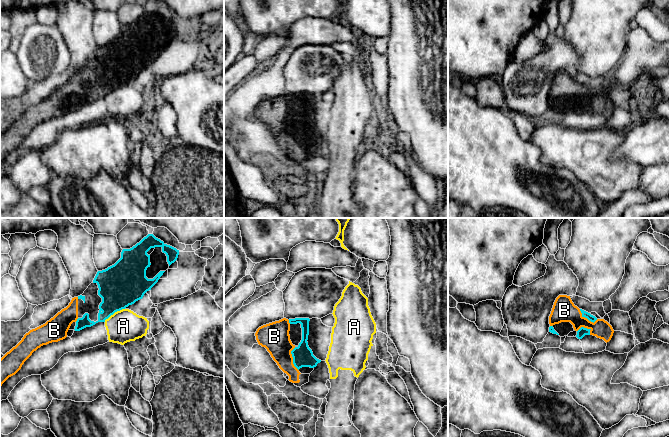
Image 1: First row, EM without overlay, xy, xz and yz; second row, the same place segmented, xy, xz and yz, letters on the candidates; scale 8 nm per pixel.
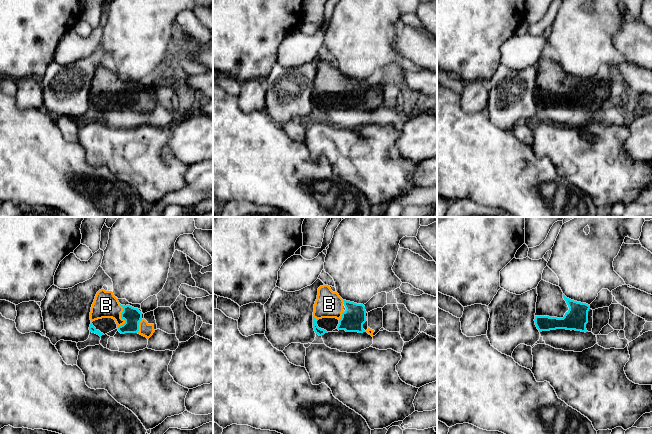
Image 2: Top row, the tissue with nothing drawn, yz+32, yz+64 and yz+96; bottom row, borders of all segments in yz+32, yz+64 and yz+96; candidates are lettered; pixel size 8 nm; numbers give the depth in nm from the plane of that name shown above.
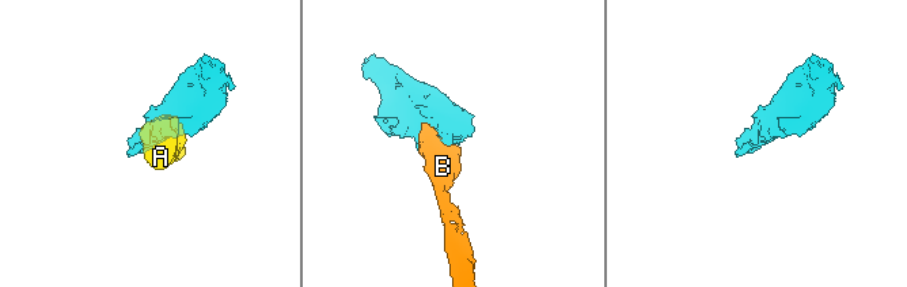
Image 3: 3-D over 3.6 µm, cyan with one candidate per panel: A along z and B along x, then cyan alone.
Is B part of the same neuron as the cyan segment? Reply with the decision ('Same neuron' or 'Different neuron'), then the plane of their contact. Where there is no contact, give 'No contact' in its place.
Same neuron. Touches cyan in xz

